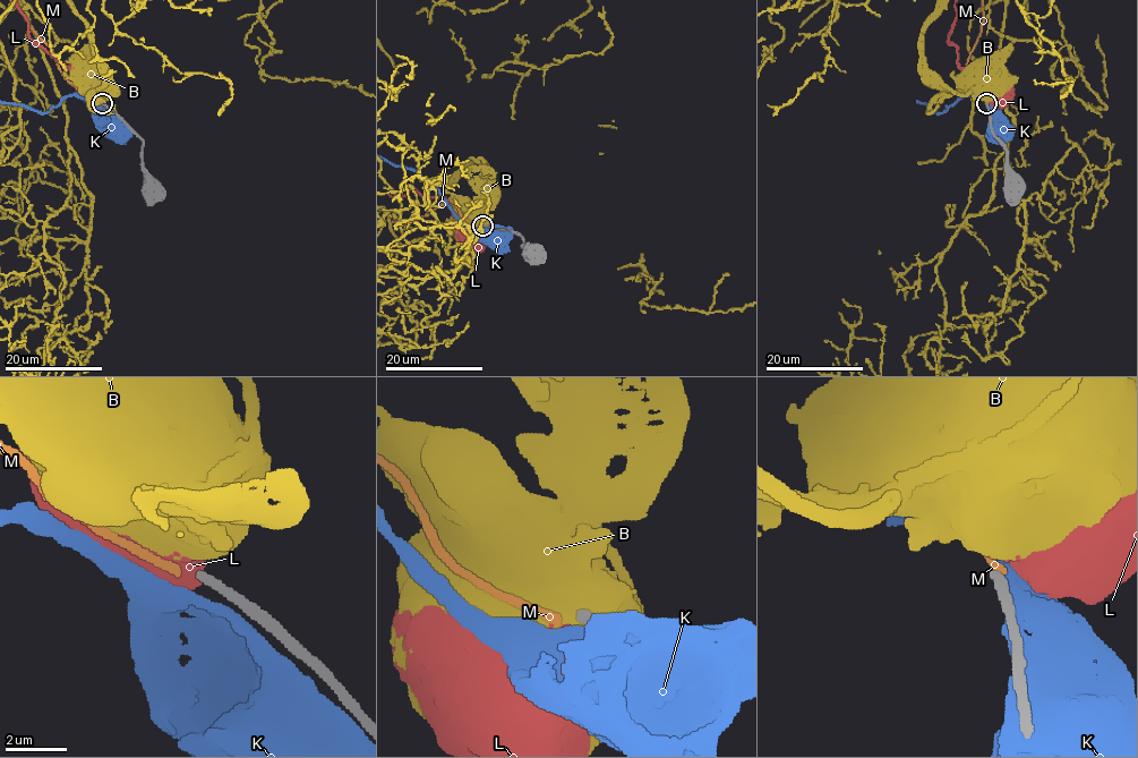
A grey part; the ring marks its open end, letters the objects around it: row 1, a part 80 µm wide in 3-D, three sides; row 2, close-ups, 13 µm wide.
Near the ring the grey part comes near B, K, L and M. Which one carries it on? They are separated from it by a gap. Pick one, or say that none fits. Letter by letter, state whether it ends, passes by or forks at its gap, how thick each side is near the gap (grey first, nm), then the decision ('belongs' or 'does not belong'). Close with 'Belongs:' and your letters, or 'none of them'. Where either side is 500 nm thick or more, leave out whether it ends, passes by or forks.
B: calibres 320 and 800 nm; does not belong
K: calibres 320 and 650 nm; does not belong
L: it ends; calibres 320 and 100 nm; does not belong
M: it ends; calibres 320 and 280 nm; does not belong
Belongs: none of them

